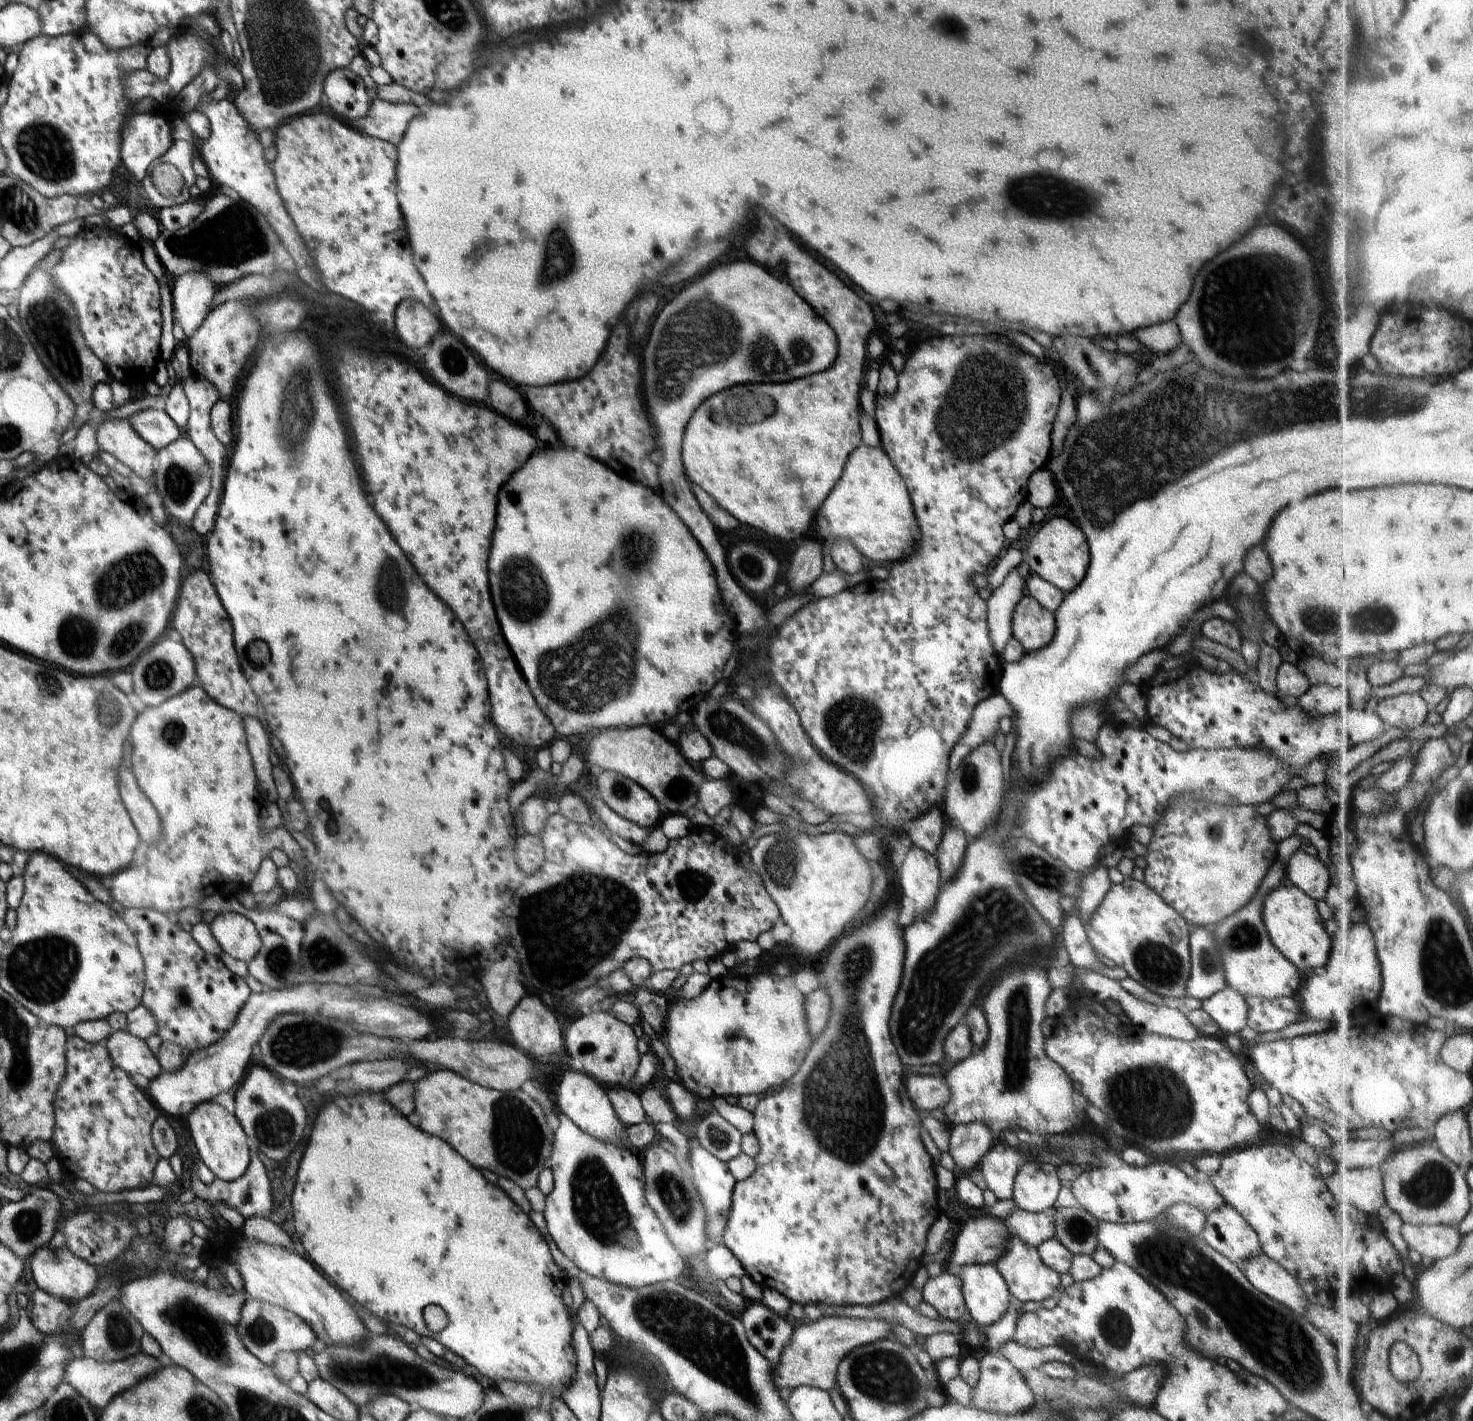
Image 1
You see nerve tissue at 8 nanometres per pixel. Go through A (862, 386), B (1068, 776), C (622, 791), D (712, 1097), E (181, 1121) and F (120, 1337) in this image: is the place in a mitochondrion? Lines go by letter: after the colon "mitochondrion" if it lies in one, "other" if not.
A: other
B: other
C: mitochondrion
D: other
E: other
F: mitochondrion

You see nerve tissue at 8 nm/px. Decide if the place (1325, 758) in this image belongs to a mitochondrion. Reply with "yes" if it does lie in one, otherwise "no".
no

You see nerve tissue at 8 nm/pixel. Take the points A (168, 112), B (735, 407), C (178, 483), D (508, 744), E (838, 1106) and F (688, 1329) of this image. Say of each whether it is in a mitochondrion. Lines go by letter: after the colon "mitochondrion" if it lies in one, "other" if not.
A: other
B: mitochondrion
C: mitochondrion
D: other
E: mitochondrion
F: mitochondrion

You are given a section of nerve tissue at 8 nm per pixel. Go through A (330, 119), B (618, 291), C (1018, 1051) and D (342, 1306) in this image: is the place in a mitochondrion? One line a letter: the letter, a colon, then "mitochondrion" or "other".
A: other
B: other
C: mitochondrion
D: other

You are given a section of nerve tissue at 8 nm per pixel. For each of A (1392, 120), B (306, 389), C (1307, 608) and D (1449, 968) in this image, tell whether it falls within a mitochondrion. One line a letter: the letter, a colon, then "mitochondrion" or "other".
A: other
B: mitochondrion
C: mitochondrion
D: mitochondrion

